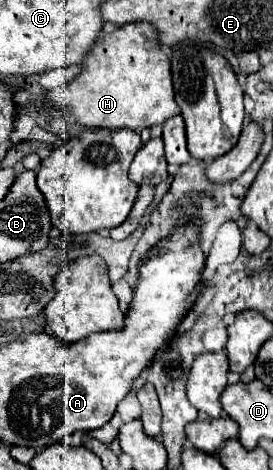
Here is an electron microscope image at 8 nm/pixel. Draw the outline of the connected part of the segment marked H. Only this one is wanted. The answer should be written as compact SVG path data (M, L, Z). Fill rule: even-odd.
M123 24L111 34L103 34L87 52L81 72L61 88L47 92L49 104L77 118L87 128L143 130L163 124L181 110L175 104L171 66L161 50L157 30L151 24Z

